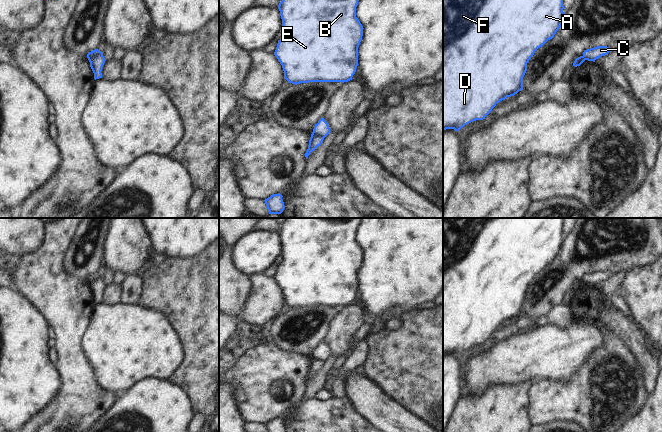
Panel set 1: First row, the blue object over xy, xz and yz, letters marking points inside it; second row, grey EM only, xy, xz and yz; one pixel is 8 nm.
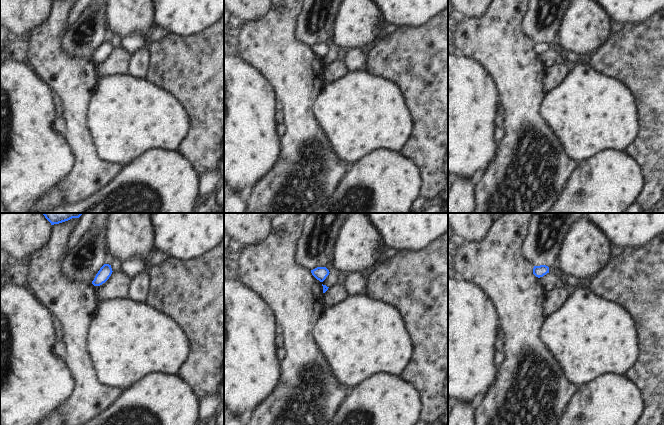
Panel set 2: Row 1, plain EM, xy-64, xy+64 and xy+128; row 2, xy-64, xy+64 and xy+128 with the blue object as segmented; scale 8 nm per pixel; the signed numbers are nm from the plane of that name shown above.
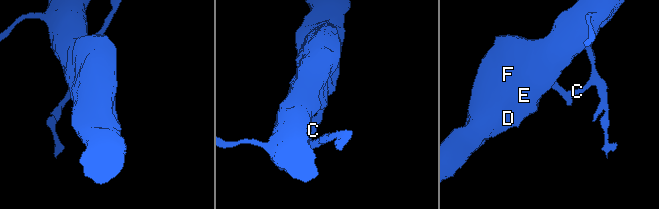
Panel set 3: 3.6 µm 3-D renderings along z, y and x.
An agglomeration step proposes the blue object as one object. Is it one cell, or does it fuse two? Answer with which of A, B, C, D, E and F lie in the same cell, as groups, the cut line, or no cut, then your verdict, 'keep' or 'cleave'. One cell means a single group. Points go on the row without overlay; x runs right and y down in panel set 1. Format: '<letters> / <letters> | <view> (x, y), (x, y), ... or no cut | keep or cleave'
A B D E F / C | xz (311, 358), (323, 362) | cleave

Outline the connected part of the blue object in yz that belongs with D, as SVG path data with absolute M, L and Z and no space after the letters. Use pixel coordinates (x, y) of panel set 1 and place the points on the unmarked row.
M443 218L443 354L454 353L455 355L459 355L465 349L473 345L483 344L497 327L523 314L523 301L527 295L527 287L534 279L535 275L542 271L548 264L552 263L561 251L565 239L563 236L563 223L564 218Z

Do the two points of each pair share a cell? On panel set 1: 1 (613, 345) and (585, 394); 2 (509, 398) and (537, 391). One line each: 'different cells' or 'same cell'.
1: same cell
2: different cells

